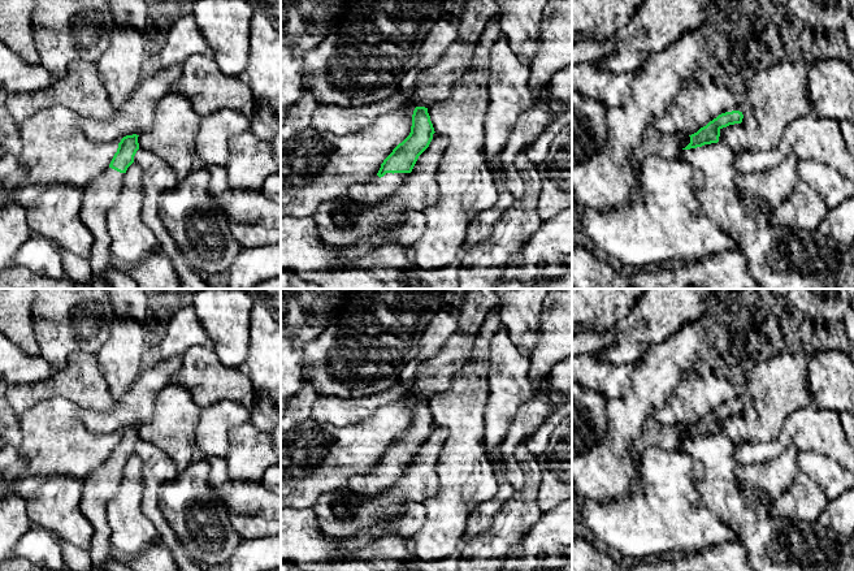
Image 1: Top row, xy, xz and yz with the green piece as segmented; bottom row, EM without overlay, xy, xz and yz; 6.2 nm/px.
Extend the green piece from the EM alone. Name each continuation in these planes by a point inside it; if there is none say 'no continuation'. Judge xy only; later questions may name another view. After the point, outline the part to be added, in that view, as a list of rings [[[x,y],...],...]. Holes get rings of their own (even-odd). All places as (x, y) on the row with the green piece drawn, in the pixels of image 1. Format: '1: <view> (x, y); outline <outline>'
1: xy (100, 194); outline [[[112,168],[105,169],[83,187],[79,217],[94,237],[90,258],[92,269],[90,284],[74,284],[75,289],[110,289],[105,281],[105,272],[110,268],[110,237],[105,217],[110,207],[118,199],[125,173]]]

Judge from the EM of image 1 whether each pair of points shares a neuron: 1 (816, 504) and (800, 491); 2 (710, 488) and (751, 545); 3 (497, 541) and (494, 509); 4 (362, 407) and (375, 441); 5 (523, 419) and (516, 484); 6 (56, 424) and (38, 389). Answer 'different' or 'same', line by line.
1: same
2: same
3: different
4: different
5: same
6: different

